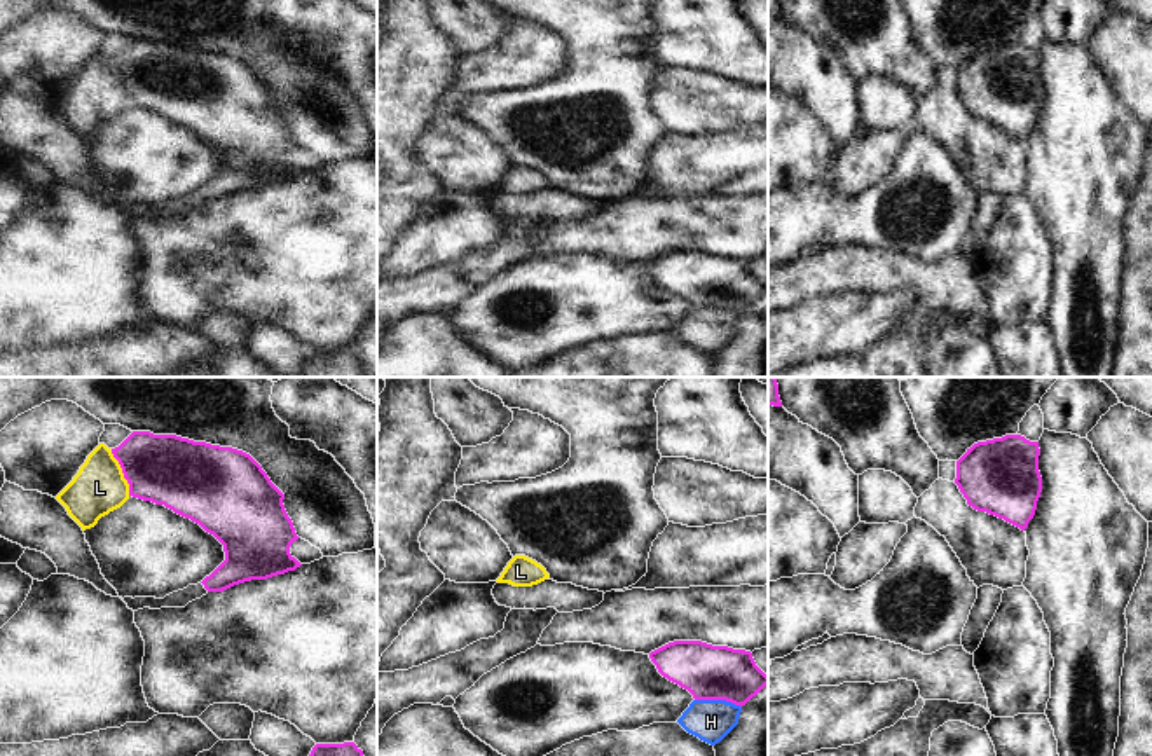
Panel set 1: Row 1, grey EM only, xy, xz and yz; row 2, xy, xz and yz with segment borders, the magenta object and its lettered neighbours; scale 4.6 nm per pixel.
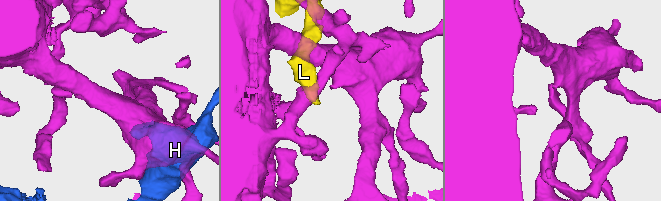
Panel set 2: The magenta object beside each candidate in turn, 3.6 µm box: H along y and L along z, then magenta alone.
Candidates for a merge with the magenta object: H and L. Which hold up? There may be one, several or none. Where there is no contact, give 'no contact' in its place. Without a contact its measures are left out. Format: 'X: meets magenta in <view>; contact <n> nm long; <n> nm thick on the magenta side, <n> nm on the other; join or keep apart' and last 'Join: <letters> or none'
H: meets magenta in xz; contact 220 nm long; 260 nm thick on the magenta side, 190 nm on the other; keep apart
L: meets magenta in xy; contact 240 nm long; 320 nm thick on the magenta side, 240 nm on the other; keep apart
Join: none

